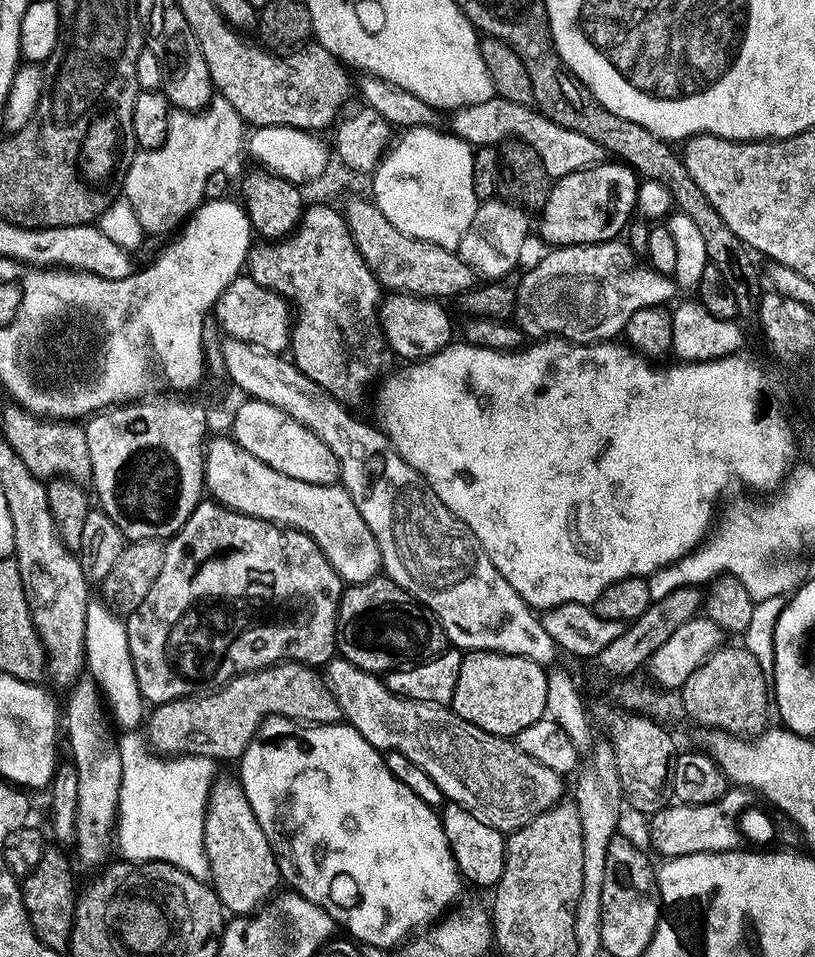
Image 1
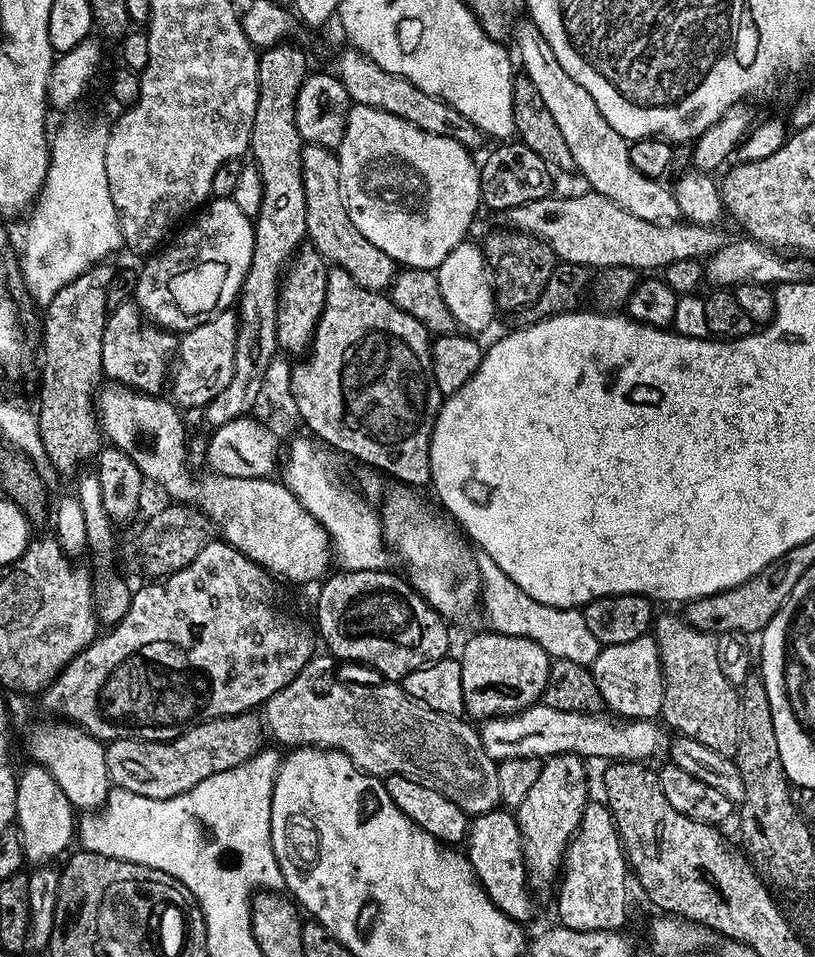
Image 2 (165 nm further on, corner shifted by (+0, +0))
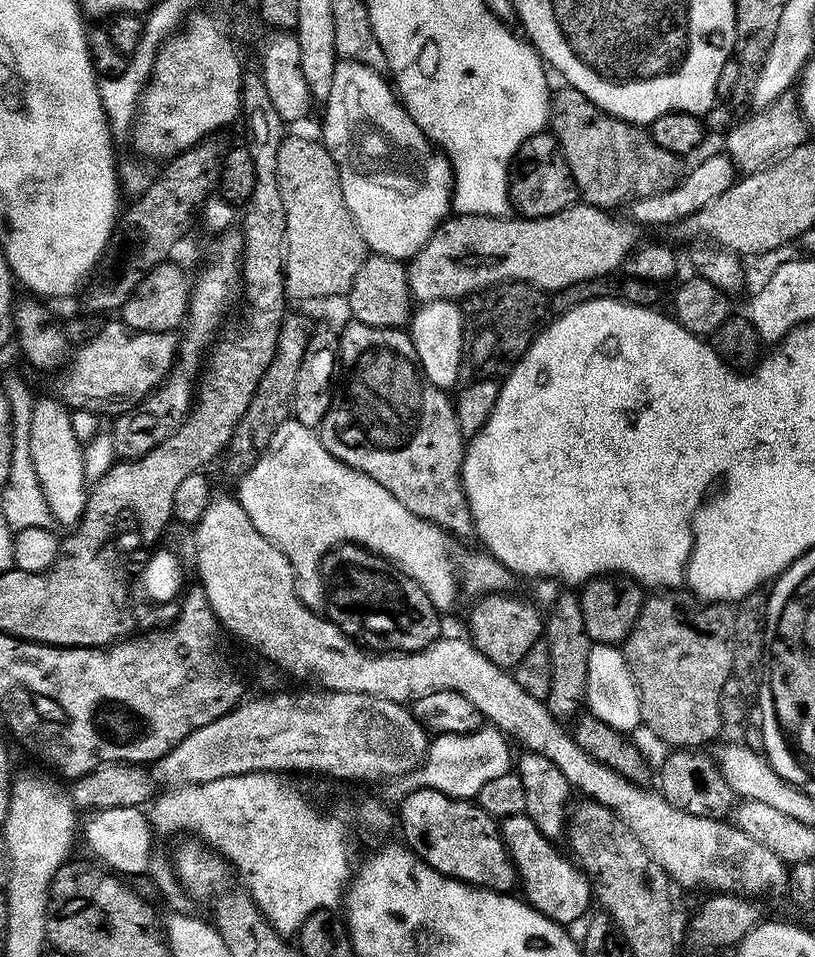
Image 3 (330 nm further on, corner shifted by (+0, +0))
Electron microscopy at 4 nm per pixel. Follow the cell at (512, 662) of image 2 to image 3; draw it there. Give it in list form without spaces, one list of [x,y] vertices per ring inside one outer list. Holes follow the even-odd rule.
[[[489,594],[475,601],[472,613],[468,616],[467,635],[481,654],[499,668],[515,669],[518,662],[541,639],[545,631],[545,617],[532,604],[519,600],[516,594]]]

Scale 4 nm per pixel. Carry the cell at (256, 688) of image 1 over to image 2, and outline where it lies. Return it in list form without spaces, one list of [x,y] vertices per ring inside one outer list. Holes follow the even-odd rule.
[[[252,712],[197,722],[181,732],[184,733],[169,744],[159,744],[156,740],[116,740],[112,745],[109,743],[104,750],[109,781],[117,788],[142,794],[142,798],[169,800],[186,794],[191,788],[198,786],[198,782],[210,778],[210,774],[222,774],[222,770],[234,770],[234,766],[242,766],[242,762],[246,762],[265,747],[264,740],[266,741],[265,725],[261,717]]]

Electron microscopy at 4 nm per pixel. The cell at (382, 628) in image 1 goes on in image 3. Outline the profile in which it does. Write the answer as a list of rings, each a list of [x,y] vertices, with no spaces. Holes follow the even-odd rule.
[[[342,544],[324,555],[320,561],[322,597],[328,603],[327,619],[336,623],[351,640],[377,652],[417,652],[441,639],[441,613],[430,602],[426,590],[418,586],[395,564],[359,544]]]

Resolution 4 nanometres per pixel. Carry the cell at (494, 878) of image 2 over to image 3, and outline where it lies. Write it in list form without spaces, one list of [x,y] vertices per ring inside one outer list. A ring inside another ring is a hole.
[[[528,816],[503,817],[498,827],[522,888],[524,884],[522,896],[526,903],[546,918],[565,926],[572,926],[575,920],[583,921],[589,915],[588,903],[591,905],[594,897],[592,886],[579,867],[567,855],[564,857],[556,849],[557,845],[544,836]]]

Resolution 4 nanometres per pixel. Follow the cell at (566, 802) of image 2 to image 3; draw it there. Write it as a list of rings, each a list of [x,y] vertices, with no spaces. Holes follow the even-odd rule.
[[[575,593],[562,595],[555,602],[550,614],[547,613],[544,636],[551,664],[550,690],[545,704],[548,712],[557,721],[568,722],[581,711],[585,701],[588,658],[593,646],[592,640],[586,634],[579,597]]]

